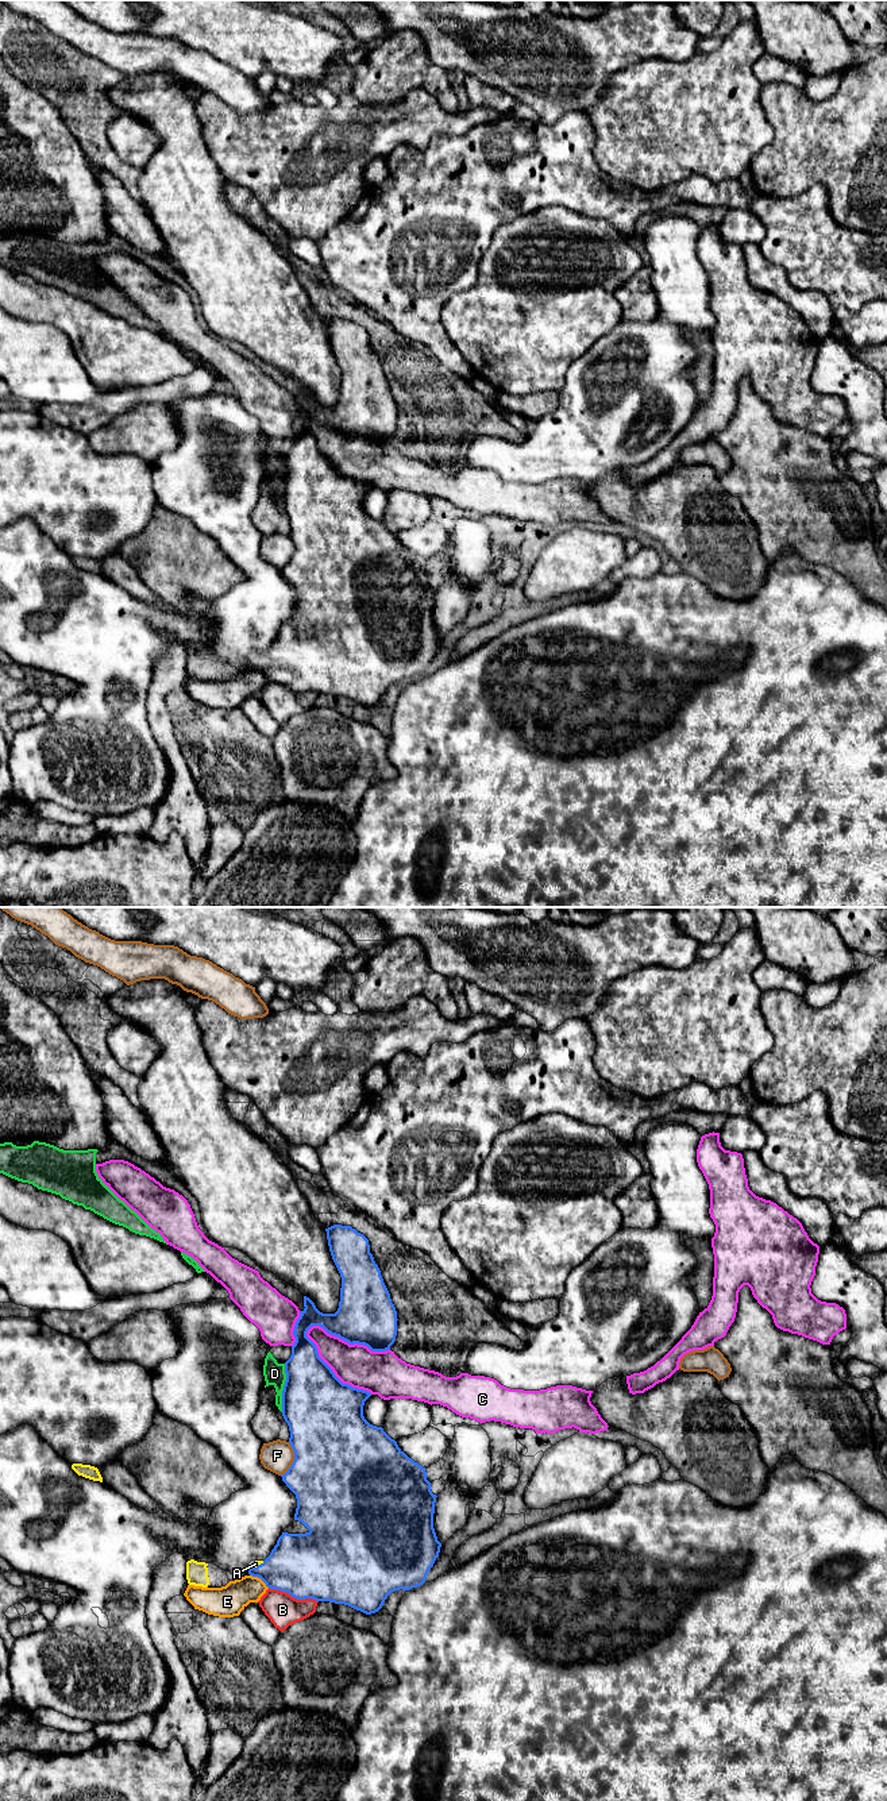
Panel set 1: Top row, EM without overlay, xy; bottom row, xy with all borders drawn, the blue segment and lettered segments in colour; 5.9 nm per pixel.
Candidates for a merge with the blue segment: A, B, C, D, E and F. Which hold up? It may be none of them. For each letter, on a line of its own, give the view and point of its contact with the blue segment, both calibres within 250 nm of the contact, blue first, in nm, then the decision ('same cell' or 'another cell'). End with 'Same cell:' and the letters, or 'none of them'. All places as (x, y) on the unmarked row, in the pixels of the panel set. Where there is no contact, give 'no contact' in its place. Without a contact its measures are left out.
A: xy (258, 658) | 360/40 nm | same cell
B: xy (293, 689) | 420/200 nm | another cell
C: xy (330, 461) | 420/240 nm | another cell
D: xy (284, 481) | 420/130 nm | another cell
E: xy (259, 670) | 360/190 nm | another cell
F: xy (294, 552) | 500/190 nm | another cell
Same cell: A

